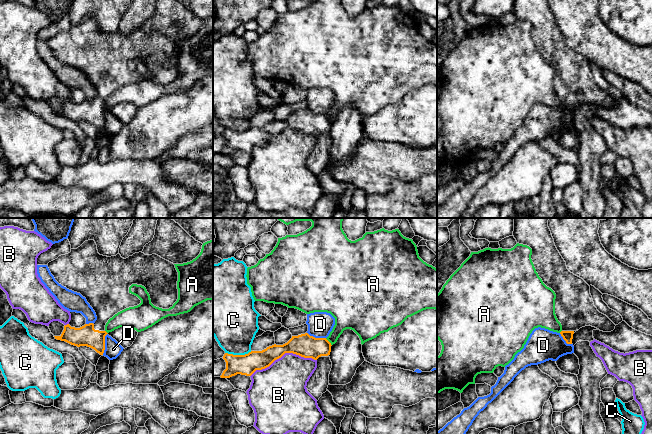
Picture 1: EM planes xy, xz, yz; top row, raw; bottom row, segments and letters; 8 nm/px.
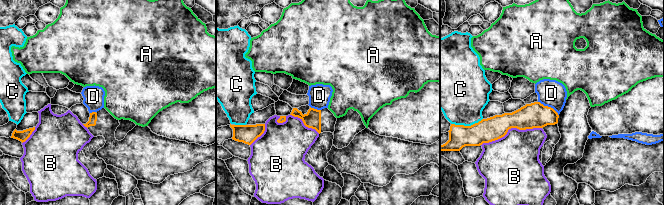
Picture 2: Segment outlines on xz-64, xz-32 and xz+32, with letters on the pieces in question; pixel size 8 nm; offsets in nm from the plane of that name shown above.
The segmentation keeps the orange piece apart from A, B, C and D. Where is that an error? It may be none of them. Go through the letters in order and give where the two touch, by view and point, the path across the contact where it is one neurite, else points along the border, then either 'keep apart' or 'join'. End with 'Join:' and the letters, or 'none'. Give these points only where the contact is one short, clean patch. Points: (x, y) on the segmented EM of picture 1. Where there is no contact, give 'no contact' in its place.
A: meets orange in xz at (329, 342); border along xz (325, 338), (331, 345); keep apart
B: meets orange in xz at (283, 354); keep apart
C: meets orange in xz at (238, 355); keep apart
D: meets orange in xy at (104, 344); keep apart
Join: none

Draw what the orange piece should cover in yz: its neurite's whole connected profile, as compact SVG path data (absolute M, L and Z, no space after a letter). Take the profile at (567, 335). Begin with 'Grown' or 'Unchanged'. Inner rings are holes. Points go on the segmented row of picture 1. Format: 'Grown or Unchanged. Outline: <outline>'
Grown. Outline: M514 218L512 236L517 243L527 245L532 249L531 259L536 272L543 283L556 294L555 314L562 325L561 336L567 344L572 344L574 332L585 326L592 326L603 332L613 331L616 325L594 306L590 286L567 269L566 262L555 246L548 220L549 218Z

